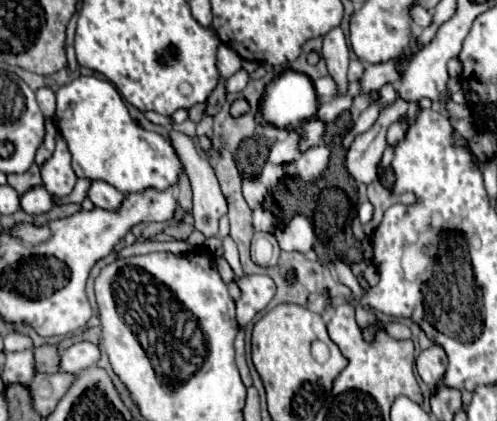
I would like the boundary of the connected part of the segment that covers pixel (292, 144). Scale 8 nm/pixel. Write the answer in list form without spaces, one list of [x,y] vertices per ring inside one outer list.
[[[280,129],[278,131],[278,141],[272,145],[270,155],[268,155],[268,163],[274,165],[286,165],[290,161],[296,161],[302,153],[296,151],[296,131],[288,131],[288,129]]]

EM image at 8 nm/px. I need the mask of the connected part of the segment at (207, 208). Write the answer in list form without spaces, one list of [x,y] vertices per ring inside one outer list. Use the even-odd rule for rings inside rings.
[[[170,131],[170,137],[172,137],[172,143],[174,143],[174,149],[178,151],[182,163],[184,163],[184,169],[190,177],[190,183],[192,183],[192,193],[194,193],[194,227],[198,231],[202,231],[206,237],[216,237],[218,233],[218,221],[222,215],[228,213],[228,207],[226,207],[226,199],[220,191],[220,185],[218,185],[218,179],[214,175],[214,169],[210,167],[210,163],[206,159],[200,157],[200,153],[196,151],[196,145],[190,137],[186,137],[184,133],[178,133],[178,131]]]

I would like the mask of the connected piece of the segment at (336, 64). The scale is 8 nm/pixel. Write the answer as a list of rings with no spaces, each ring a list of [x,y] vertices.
[[[334,27],[330,33],[324,35],[322,57],[328,63],[328,73],[338,87],[338,95],[346,95],[348,91],[348,79],[346,79],[348,47],[346,47],[346,39],[340,27]]]

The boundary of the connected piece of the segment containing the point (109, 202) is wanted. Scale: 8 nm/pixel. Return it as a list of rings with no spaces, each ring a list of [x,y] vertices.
[[[92,181],[90,189],[88,189],[88,199],[102,209],[116,209],[120,207],[124,195],[120,191],[116,191],[110,183],[106,181]]]

